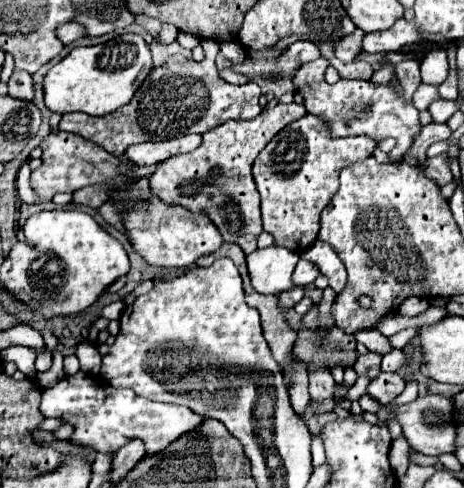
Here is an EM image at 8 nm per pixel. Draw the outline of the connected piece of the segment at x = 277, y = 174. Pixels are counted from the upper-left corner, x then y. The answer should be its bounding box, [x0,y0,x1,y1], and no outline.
[253,114,375,254]

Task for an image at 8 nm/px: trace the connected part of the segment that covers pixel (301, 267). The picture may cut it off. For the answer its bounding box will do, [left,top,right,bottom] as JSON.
[293,258,319,286]

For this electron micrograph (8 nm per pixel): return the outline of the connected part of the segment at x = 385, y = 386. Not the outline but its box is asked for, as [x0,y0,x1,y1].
[367,372,405,404]

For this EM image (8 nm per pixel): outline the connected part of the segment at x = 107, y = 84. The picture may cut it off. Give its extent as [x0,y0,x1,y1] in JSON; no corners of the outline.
[43,34,153,116]

